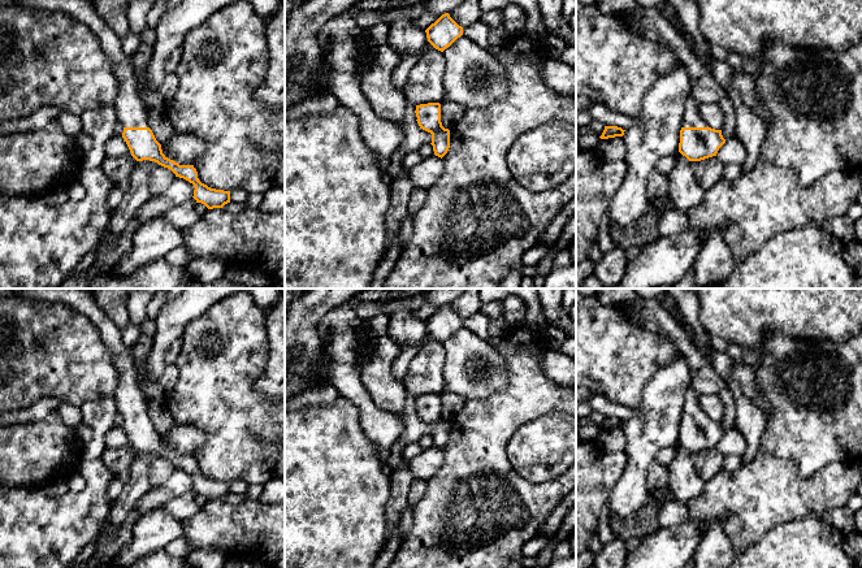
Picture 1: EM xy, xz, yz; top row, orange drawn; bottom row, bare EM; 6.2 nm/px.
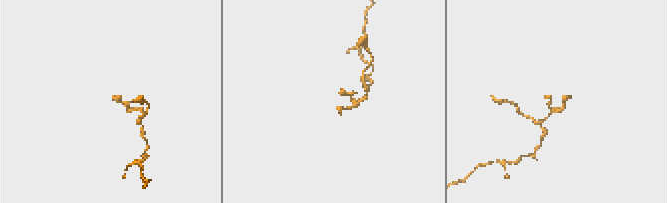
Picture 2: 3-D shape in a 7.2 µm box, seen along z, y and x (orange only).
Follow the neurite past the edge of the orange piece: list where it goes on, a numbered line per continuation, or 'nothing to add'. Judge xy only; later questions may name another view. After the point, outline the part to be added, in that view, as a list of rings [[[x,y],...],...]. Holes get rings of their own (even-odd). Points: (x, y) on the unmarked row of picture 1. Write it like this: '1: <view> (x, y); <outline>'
1: xy (131, 403); [[[0,289],[0,295],[17,294],[21,298],[48,303],[64,303],[88,317],[113,354],[118,369],[118,385],[114,391],[117,413],[124,419],[150,419],[148,402],[137,382],[137,367],[130,350],[124,344],[118,326],[96,304],[86,289]]]

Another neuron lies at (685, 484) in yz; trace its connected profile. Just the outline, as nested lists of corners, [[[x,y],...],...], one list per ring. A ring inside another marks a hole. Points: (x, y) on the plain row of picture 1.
[[[679,442],[676,443],[676,456],[668,468],[671,472],[668,487],[673,500],[686,506],[690,499],[702,493],[705,481],[697,474],[690,452]]]

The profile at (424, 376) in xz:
[[[428,342],[411,360],[403,378],[406,390],[415,396],[441,394],[445,390],[443,367],[446,351],[443,343]]]

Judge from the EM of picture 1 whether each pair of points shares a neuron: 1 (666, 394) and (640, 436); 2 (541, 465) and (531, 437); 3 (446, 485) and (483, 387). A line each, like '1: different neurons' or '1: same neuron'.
1: same neuron
2: same neuron
3: different neurons

